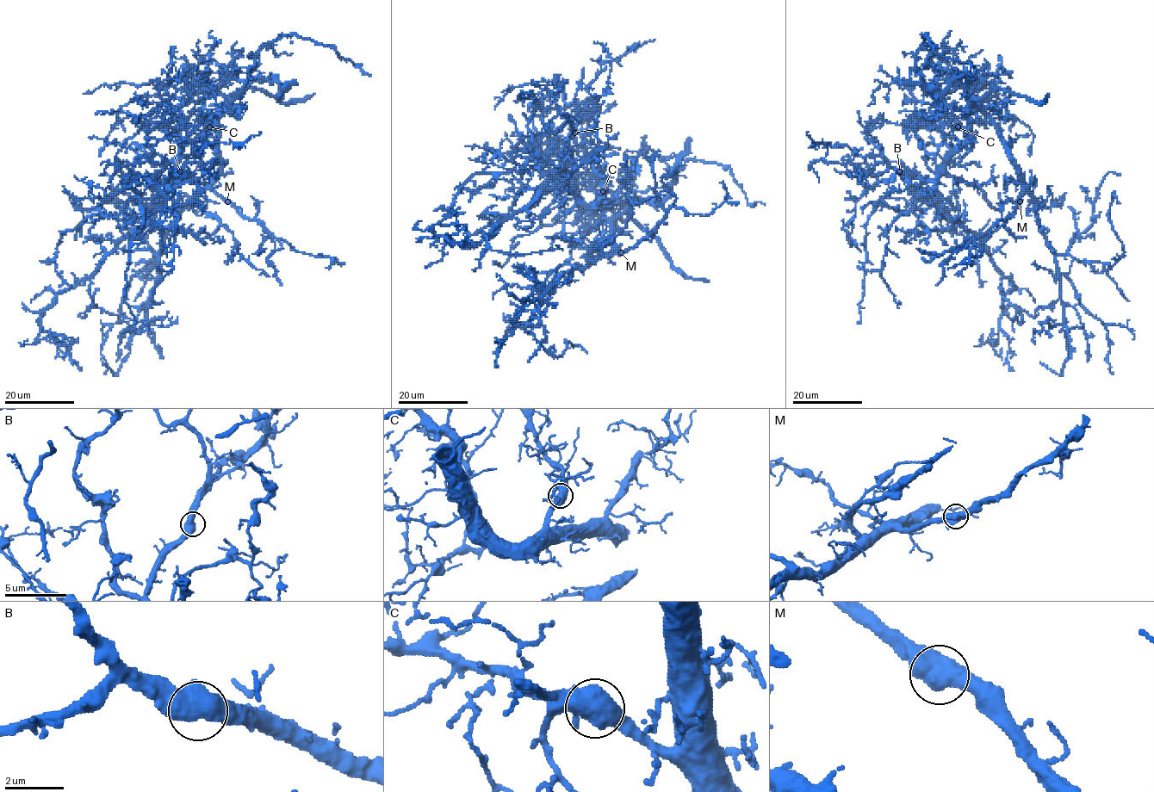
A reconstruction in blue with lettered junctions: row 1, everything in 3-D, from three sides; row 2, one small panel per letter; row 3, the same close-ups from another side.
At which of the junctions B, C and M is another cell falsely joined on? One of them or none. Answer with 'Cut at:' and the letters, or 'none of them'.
Cut at: none of them

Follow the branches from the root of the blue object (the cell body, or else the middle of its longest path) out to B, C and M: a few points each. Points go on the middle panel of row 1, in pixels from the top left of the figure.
B: (608, 202), (588, 205), (561, 165), (561, 150), (574, 133)
C: (608, 202), (599, 201), (603, 191)
M: (608, 202), (617, 202), (623, 211), (613, 221), (612, 248), (605, 255), (621, 252)

